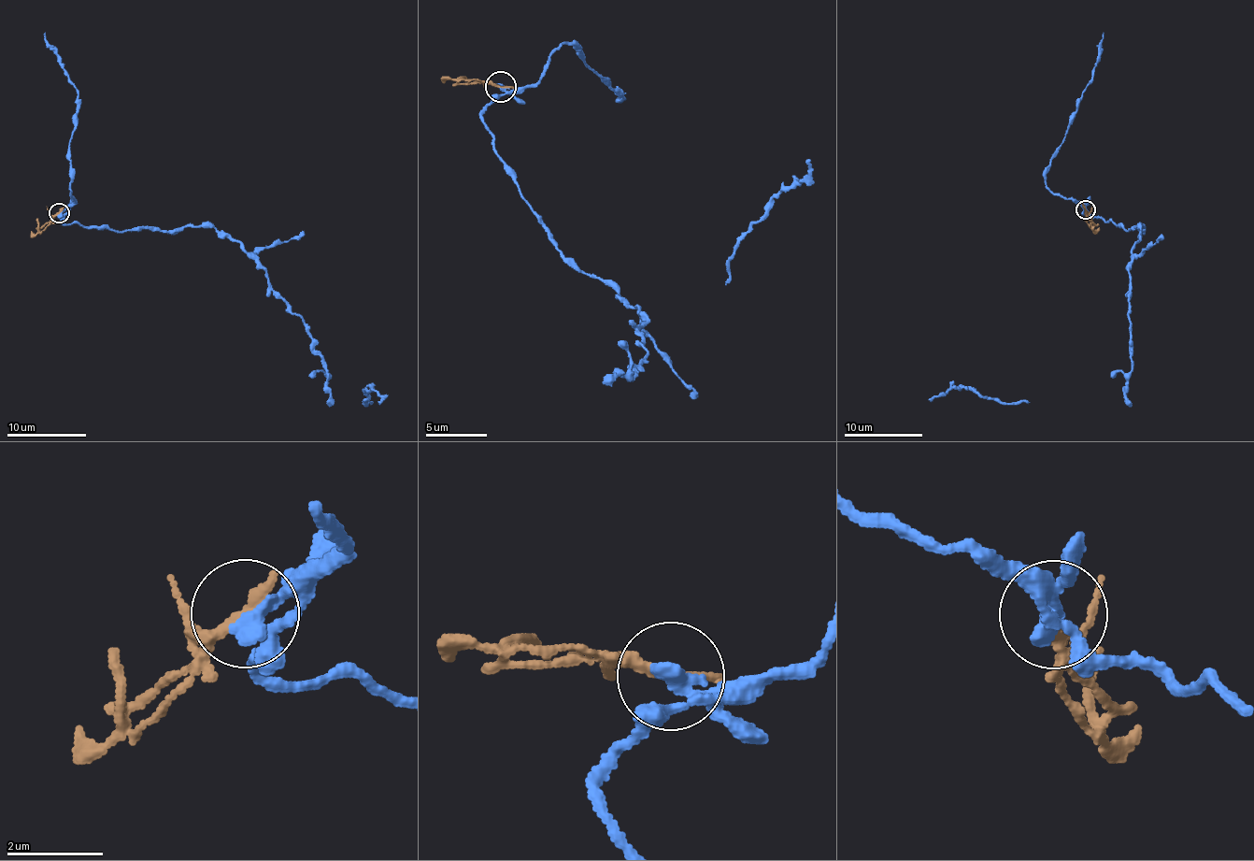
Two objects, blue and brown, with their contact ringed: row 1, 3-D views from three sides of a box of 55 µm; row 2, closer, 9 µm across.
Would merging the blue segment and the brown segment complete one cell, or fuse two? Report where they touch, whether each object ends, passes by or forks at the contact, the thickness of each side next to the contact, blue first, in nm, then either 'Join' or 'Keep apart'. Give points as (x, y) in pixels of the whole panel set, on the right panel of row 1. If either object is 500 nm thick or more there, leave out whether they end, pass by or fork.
Place: (1085, 209). At the ring blue ends. At the ring brown ends. Thickness 400 nm (blue) against 280 nm. Keep apart

